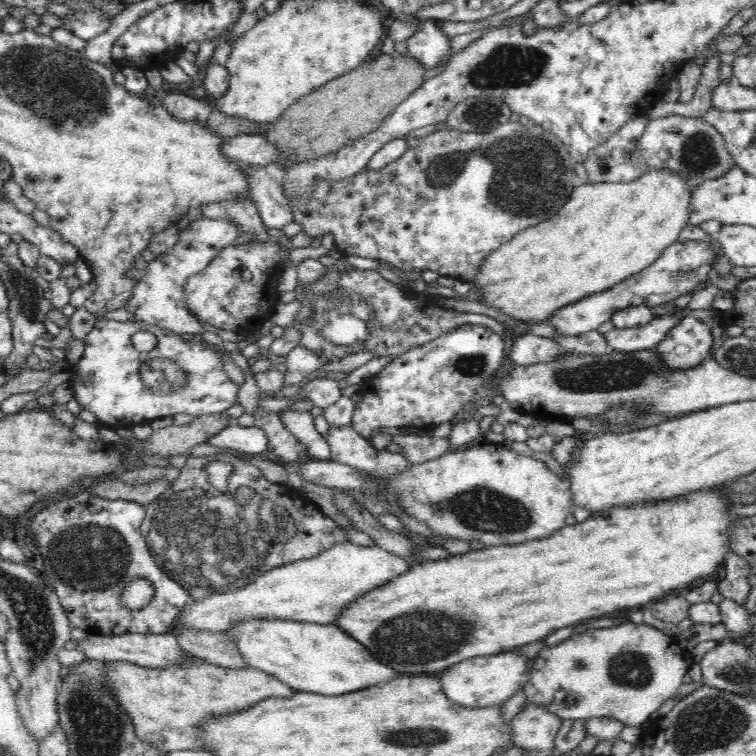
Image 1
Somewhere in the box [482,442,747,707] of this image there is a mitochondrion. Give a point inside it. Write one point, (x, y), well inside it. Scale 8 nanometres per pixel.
(631, 668)

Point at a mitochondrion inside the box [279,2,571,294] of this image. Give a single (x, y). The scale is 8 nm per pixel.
(512, 66)

